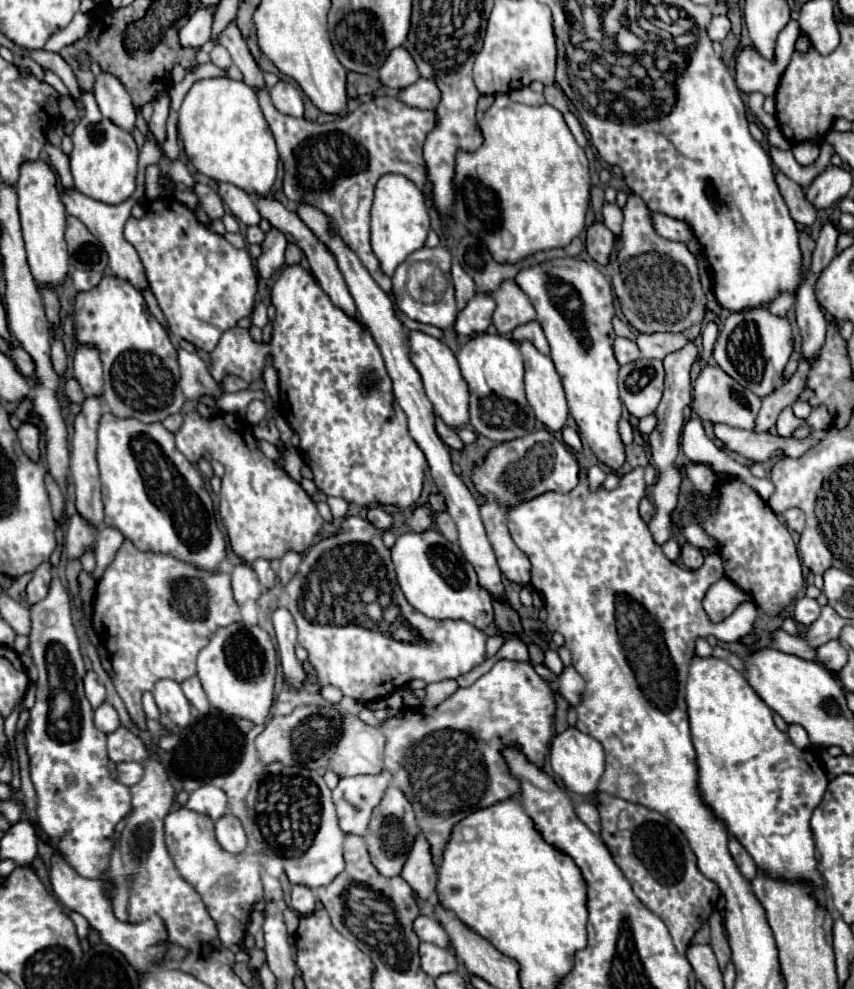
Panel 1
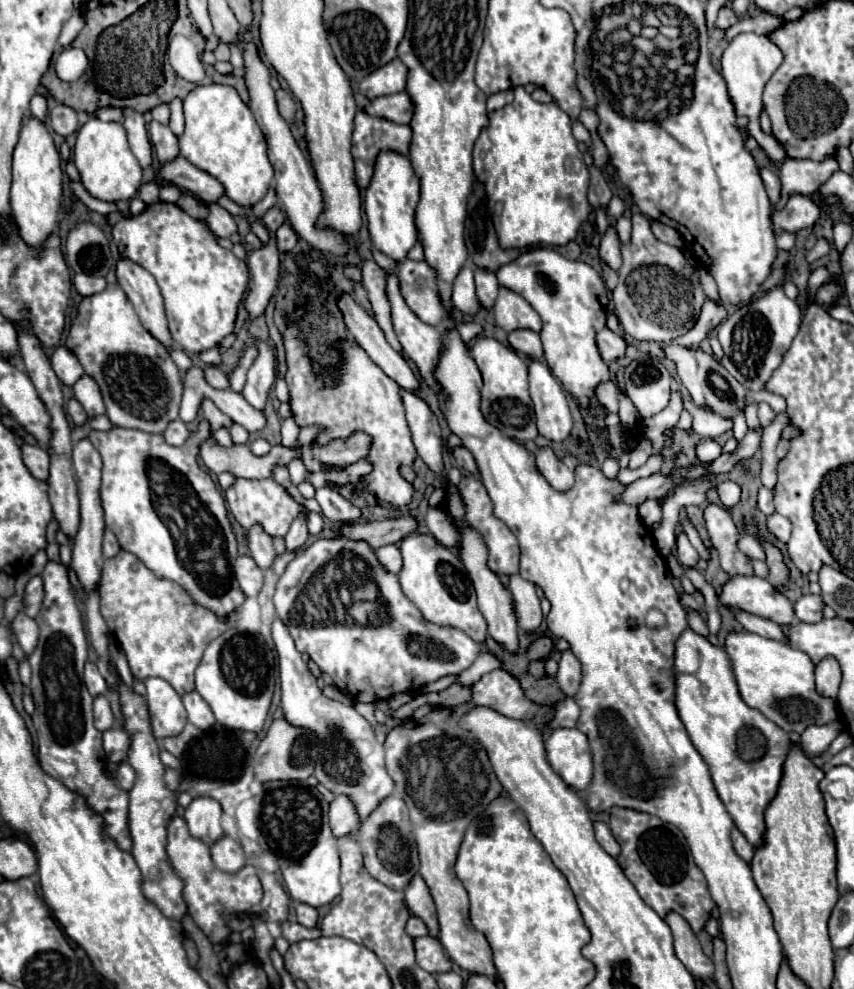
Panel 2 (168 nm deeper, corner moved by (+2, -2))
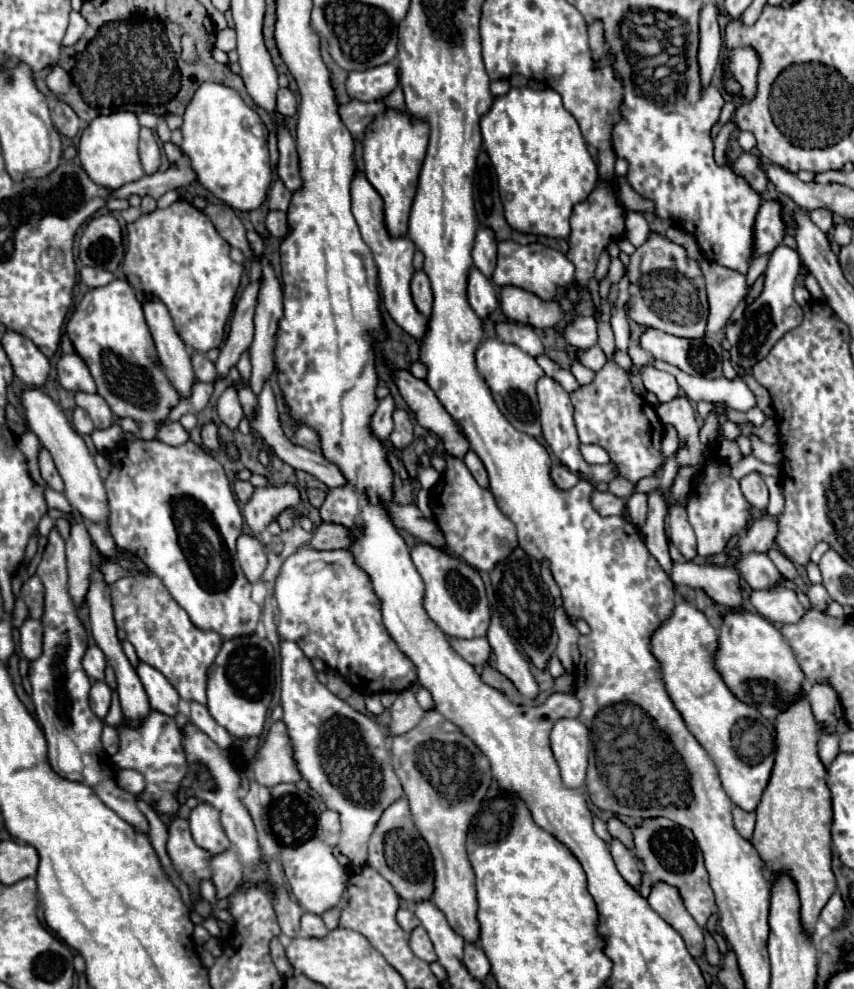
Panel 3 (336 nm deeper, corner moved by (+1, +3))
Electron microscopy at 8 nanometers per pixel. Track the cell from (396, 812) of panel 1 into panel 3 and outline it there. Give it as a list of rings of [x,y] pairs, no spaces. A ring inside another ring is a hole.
[[[402,797],[396,803],[392,803],[382,819],[378,821],[376,831],[370,837],[368,845],[368,865],[376,869],[384,879],[390,881],[394,891],[408,903],[420,903],[430,901],[434,891],[434,867],[432,867],[432,853],[428,851],[428,845],[424,843],[424,837],[416,831],[410,815],[408,801]]]

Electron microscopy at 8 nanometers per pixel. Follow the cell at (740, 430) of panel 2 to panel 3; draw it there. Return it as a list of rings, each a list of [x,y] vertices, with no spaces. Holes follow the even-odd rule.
[[[756,435],[752,439],[752,455],[770,465],[778,465],[782,461],[782,449],[778,444],[769,445],[760,441]]]

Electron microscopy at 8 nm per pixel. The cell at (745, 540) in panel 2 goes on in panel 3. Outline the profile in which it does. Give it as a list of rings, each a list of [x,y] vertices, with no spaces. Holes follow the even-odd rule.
[[[770,549],[770,551],[768,551],[768,557],[774,561],[774,565],[780,569],[780,573],[782,573],[786,579],[794,581],[794,579],[798,577],[798,569],[794,567],[794,563],[792,563],[782,551],[778,551],[778,549]]]

